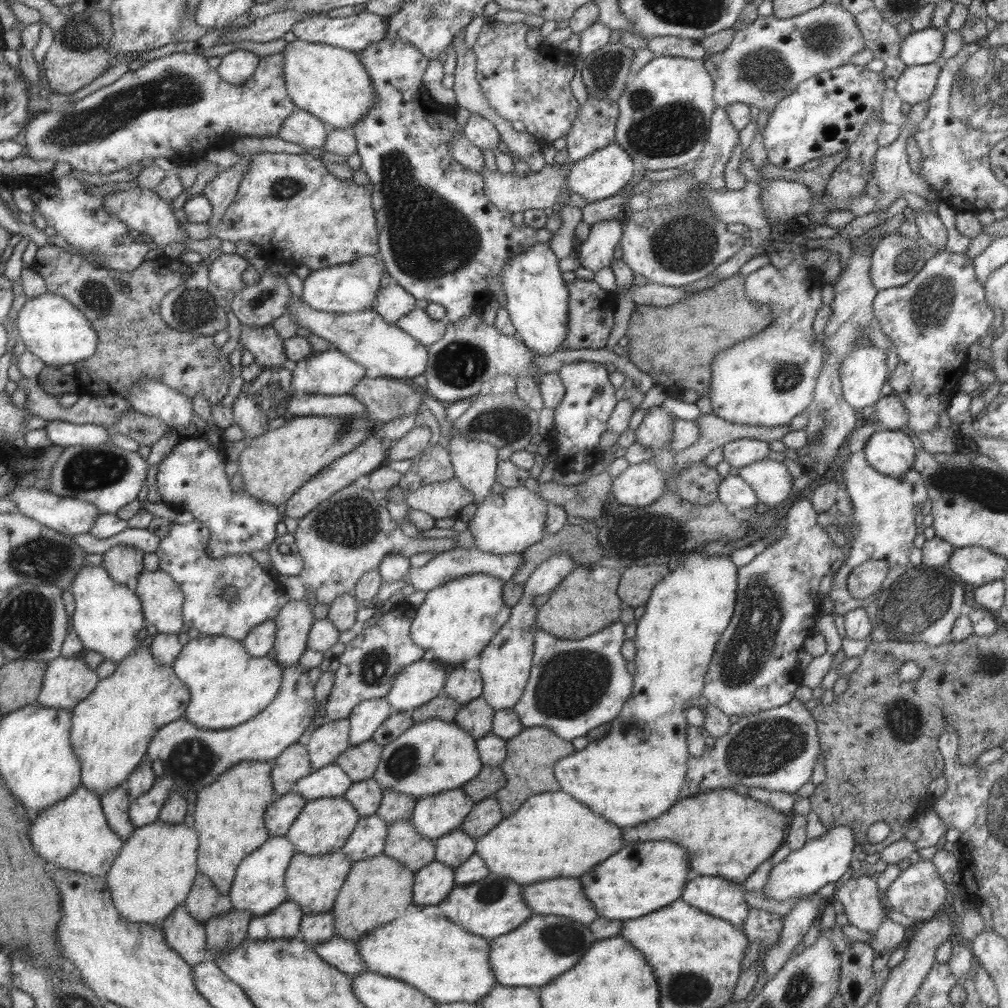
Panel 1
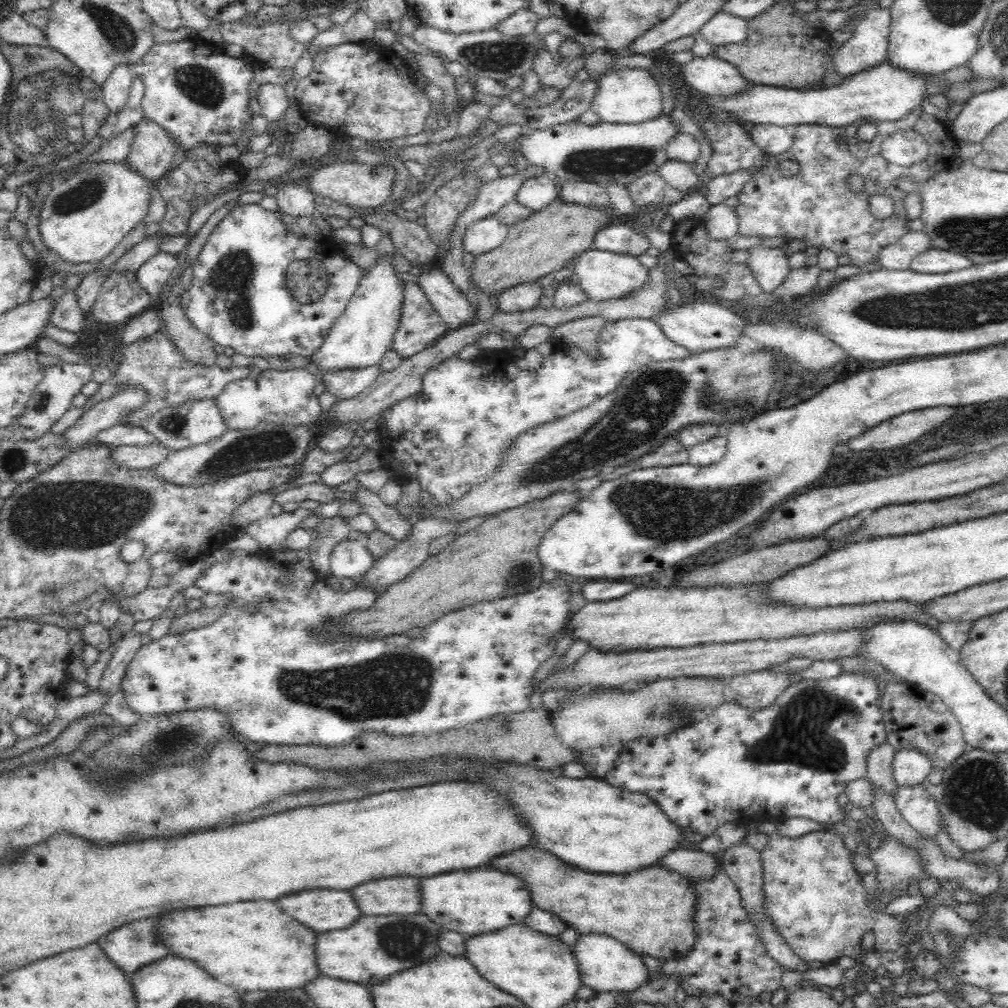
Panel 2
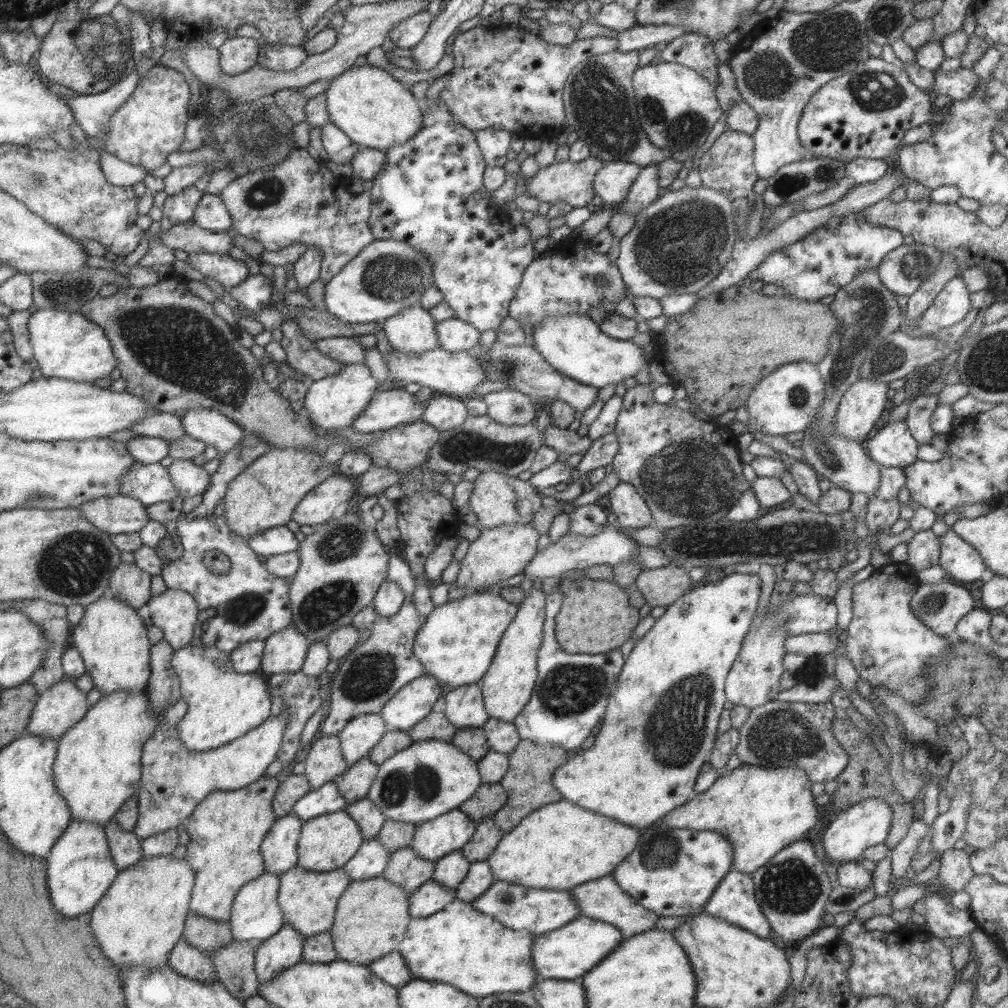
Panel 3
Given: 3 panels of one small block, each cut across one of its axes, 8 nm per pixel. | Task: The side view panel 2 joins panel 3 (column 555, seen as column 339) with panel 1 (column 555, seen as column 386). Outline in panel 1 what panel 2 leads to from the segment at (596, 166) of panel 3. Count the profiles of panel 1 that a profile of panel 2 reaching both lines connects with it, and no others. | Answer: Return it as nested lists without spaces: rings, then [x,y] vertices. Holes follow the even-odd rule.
[[[545,163],[543,169],[537,172],[530,172],[525,177],[519,177],[513,172],[501,173],[497,170],[488,170],[485,168],[482,168],[478,173],[481,175],[483,181],[484,195],[489,199],[490,204],[498,208],[498,210],[506,211],[507,213],[523,213],[529,210],[529,208],[543,210],[557,202],[559,190],[562,184],[565,184],[564,176],[566,172],[569,174],[569,170],[565,169],[566,165],[549,165]]]

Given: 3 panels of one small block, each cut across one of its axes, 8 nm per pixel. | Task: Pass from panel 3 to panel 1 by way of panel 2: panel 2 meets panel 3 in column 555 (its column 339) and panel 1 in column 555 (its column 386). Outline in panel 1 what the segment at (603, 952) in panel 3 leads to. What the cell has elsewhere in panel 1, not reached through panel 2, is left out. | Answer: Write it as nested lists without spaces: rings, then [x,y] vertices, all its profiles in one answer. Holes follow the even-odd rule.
[[[531,913],[517,928],[490,939],[489,968],[497,985],[534,988],[569,970],[595,941],[588,925],[550,914]]]

